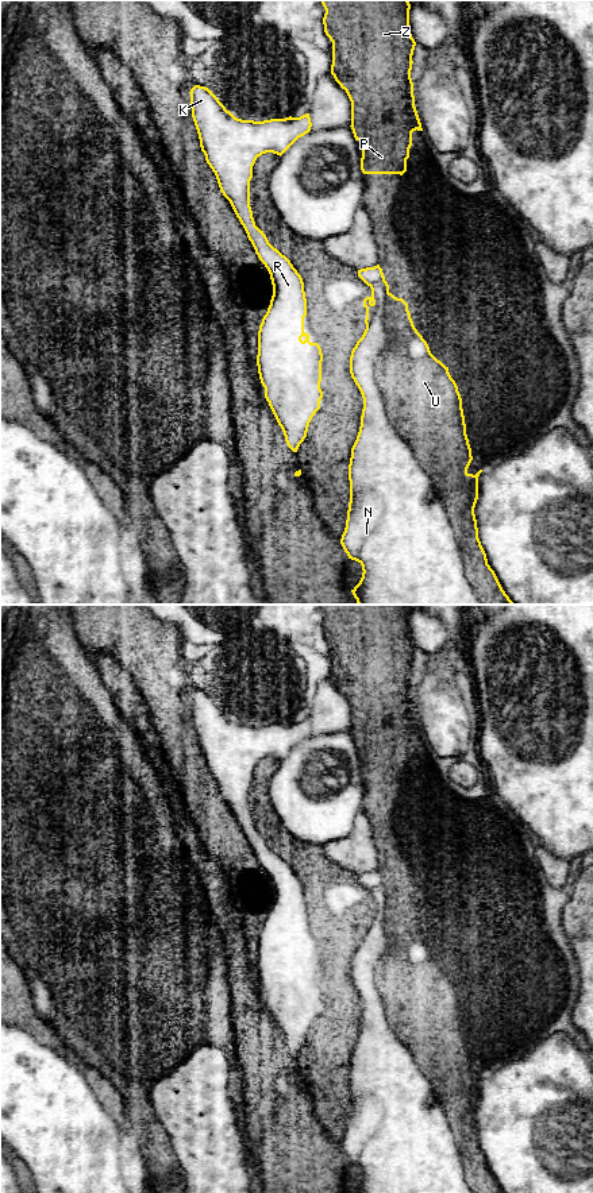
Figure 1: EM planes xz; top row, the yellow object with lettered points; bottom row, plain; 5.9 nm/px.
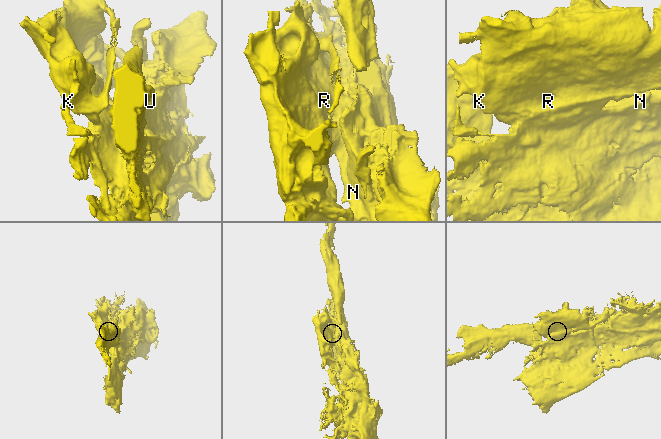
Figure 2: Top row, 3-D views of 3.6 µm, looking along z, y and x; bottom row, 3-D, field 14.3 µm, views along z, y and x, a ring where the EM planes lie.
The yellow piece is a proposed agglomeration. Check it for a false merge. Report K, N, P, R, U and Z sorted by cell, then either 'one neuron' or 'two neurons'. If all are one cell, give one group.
K N R / P U Z; two neurons

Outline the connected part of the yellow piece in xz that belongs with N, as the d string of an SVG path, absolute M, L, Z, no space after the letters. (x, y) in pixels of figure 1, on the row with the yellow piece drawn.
M380 265L358 270L358 277L371 289L371 296L363 300L366 329L350 356L350 374L363 398L361 426L349 464L350 502L346 528L340 538L349 559L358 561L363 571L351 592L358 605L486 605L474 587L474 568L463 556L455 528L435 491L432 479L419 464L412 448L393 428L394 421L415 425L412 406L403 401L404 387L398 386L401 391L398 402L389 409L384 394L386 386L381 387L376 378L381 356L390 341L385 328L389 285Z

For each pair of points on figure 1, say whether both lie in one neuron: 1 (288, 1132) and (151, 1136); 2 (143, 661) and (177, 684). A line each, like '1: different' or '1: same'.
1: different
2: same

